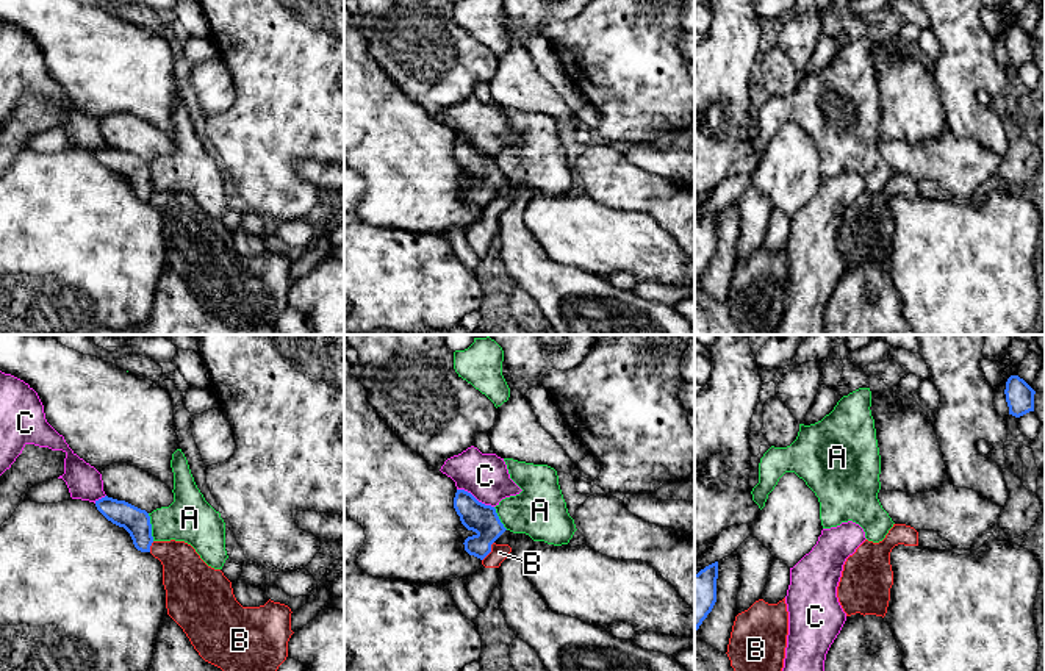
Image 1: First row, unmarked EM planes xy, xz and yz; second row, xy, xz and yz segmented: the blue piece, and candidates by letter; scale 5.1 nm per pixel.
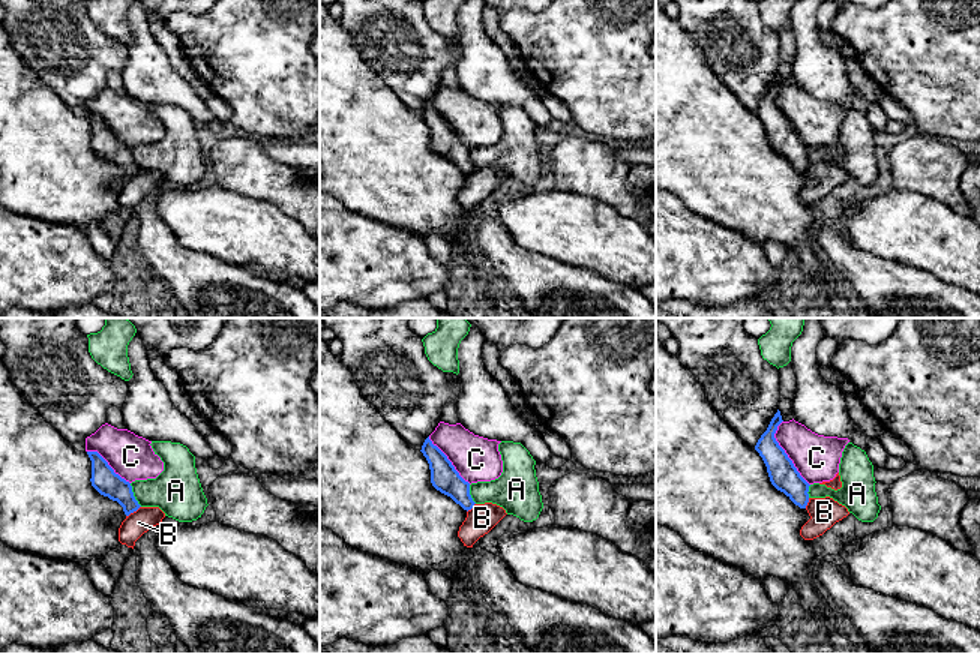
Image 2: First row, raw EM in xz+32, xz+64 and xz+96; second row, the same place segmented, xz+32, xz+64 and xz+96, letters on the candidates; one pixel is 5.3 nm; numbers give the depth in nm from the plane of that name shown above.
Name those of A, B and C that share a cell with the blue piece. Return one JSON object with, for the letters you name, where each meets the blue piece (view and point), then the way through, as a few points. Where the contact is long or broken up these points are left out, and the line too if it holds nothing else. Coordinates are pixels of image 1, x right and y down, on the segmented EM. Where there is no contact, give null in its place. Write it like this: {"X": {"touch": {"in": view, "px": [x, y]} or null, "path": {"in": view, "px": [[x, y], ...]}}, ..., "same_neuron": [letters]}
{"same_neuron": []}

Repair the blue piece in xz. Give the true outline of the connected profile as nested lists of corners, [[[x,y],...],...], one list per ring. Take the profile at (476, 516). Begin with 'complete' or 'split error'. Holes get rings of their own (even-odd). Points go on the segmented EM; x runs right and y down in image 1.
complete; [[[457,490],[454,508],[461,524],[474,535],[465,540],[465,551],[483,560],[491,552],[491,544],[507,530],[496,508],[479,502],[471,493]]]

